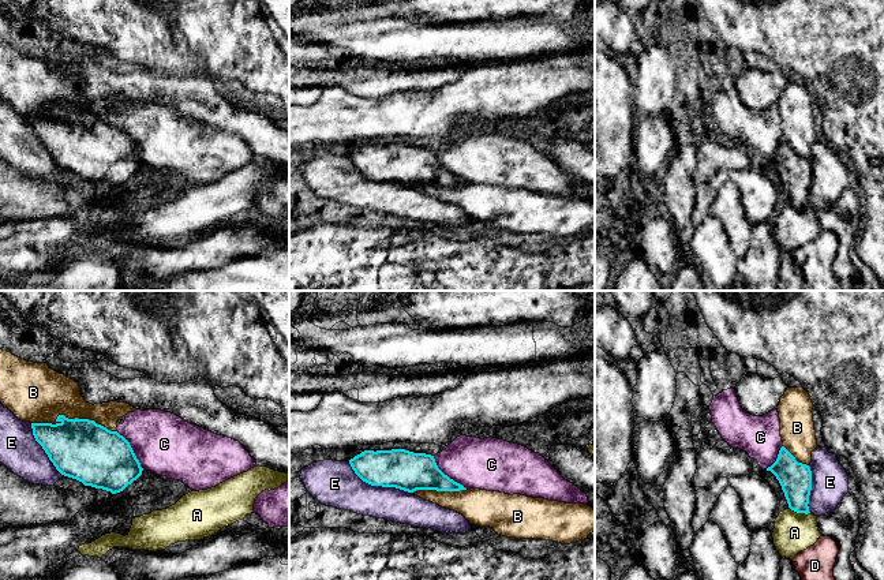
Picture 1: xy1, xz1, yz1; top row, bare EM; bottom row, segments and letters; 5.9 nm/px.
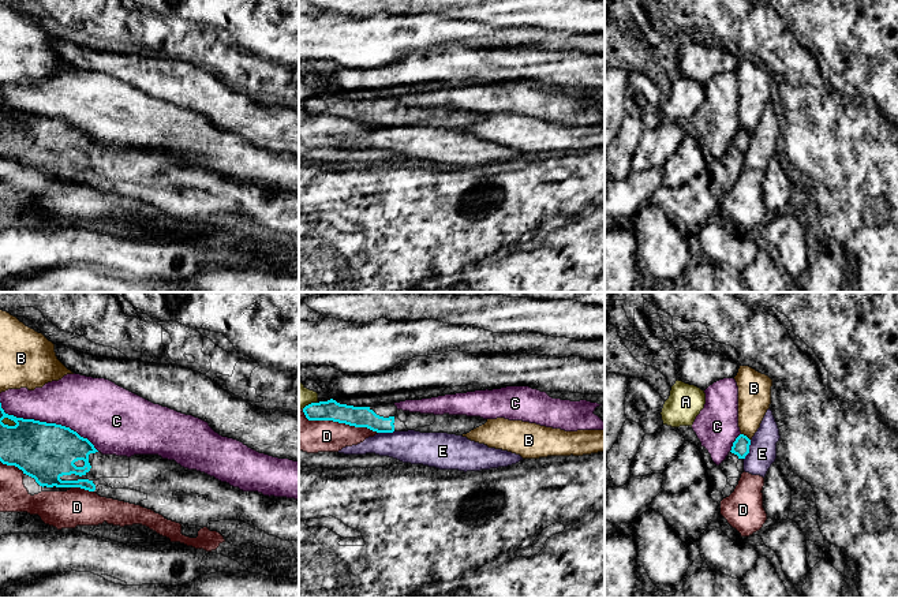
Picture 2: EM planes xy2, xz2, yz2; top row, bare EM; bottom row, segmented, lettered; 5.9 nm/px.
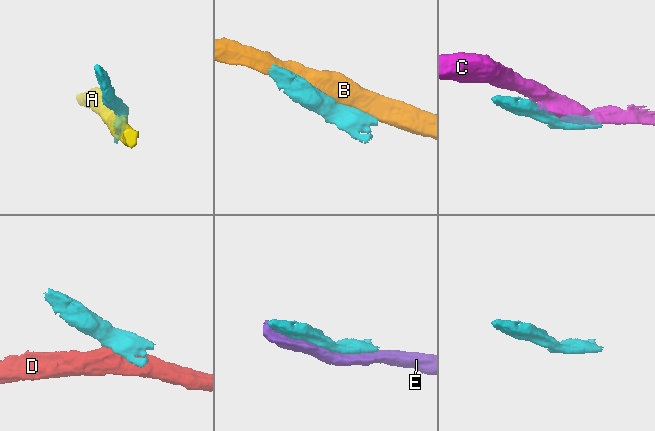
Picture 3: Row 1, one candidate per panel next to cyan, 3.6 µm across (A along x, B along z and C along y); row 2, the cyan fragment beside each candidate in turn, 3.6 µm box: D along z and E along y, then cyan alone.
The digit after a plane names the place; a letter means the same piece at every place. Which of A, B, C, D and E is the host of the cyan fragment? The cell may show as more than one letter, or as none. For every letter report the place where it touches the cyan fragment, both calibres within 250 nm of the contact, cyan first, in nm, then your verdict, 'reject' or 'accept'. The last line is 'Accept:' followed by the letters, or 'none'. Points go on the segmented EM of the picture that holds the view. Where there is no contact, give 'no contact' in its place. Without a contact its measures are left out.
A: meets cyan in yz1 at (800, 512); 190 nm thick on the cyan side, 240 nm on the other; reject
B: meets cyan in xy1 at (72, 419); 360 nm thick on the cyan side, 340 nm on the other; reject
C: meets cyan in xy2 at (45, 422); 340 nm thick on the cyan side, 320 nm on the other; reject
D: meets cyan in xz2 at (339, 422); 130 nm thick on the cyan side, 200 nm on the other; reject
E: meets cyan in xz1 at (379, 485); 240 nm thick on the cyan side, 260 nm on the other; reject
Accept: none

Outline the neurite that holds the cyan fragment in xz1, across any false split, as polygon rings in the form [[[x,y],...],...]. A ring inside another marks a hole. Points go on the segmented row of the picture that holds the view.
[[[405,449],[364,450],[349,460],[355,474],[371,486],[416,490],[460,491],[462,484],[445,475],[434,456]]]

